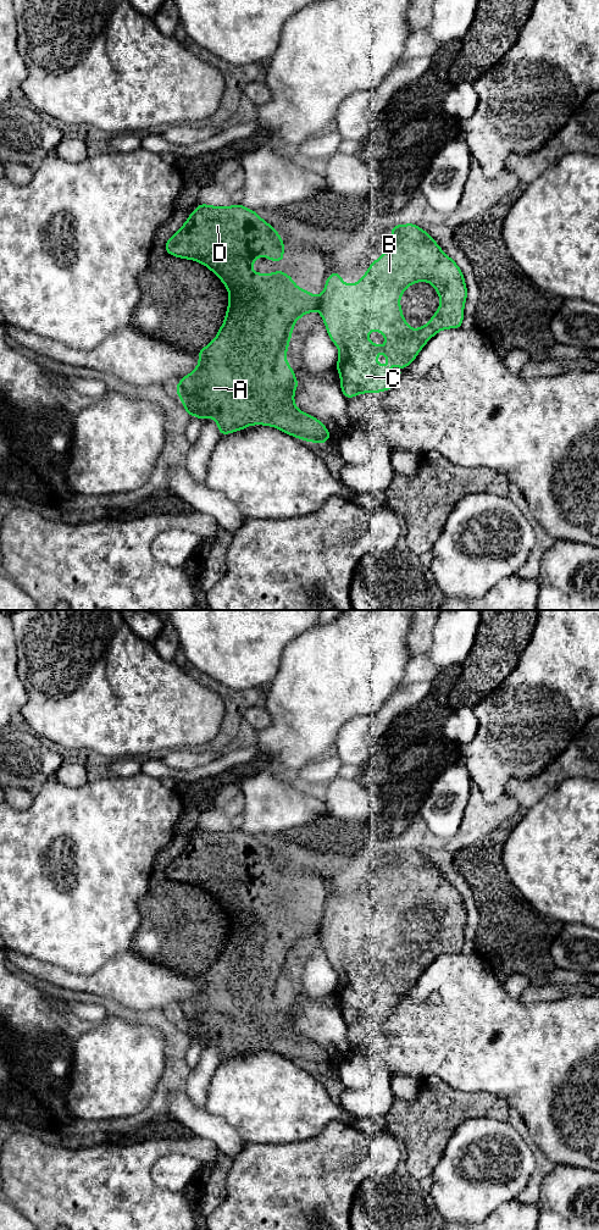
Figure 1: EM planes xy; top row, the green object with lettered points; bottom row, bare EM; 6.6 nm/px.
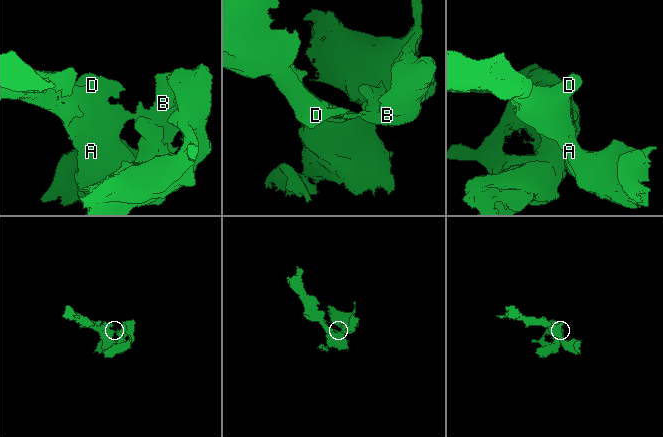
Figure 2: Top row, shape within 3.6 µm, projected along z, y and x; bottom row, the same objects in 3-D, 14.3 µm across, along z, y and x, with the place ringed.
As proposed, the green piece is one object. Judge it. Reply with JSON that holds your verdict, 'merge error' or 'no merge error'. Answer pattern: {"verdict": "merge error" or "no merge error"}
{"verdict": "merge error"}

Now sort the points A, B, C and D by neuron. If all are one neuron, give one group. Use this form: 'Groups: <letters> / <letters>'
Groups: A D / B C

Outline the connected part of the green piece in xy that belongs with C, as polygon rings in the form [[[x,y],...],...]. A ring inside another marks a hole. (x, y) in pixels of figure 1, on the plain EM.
[[[396,849],[392,852],[389,857],[394,860],[393,871],[389,871],[386,877],[373,886],[365,901],[357,905],[356,909],[344,909],[338,896],[328,899],[322,918],[318,936],[327,952],[327,958],[332,966],[339,975],[339,984],[335,993],[340,999],[340,1013],[345,1024],[350,1024],[361,1018],[381,1018],[382,1015],[389,1015],[395,1010],[399,1002],[389,999],[390,991],[398,991],[406,993],[417,981],[423,970],[439,955],[448,953],[461,953],[464,944],[464,930],[467,922],[467,913],[465,909],[464,899],[459,891],[447,879],[444,879],[438,868],[432,861],[421,854],[417,849]],[[420,905],[431,908],[438,920],[440,921],[440,931],[432,941],[427,949],[421,953],[412,954],[404,944],[404,940],[400,932],[400,922],[403,916],[411,909]],[[373,954],[382,957],[387,970],[373,969],[368,963],[368,957]],[[386,977],[388,991],[379,991],[377,988],[377,979]]]

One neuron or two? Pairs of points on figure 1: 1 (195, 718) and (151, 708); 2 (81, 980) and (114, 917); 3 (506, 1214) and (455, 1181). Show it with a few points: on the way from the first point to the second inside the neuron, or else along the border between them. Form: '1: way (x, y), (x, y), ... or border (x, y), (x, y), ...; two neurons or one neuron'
1: way (184, 714), (162, 708); one neuron
2: border (110, 959), (92, 973), (72, 973), (56, 965); two neurons
3: border (516, 1198), (503, 1202), (486, 1217); two neurons

